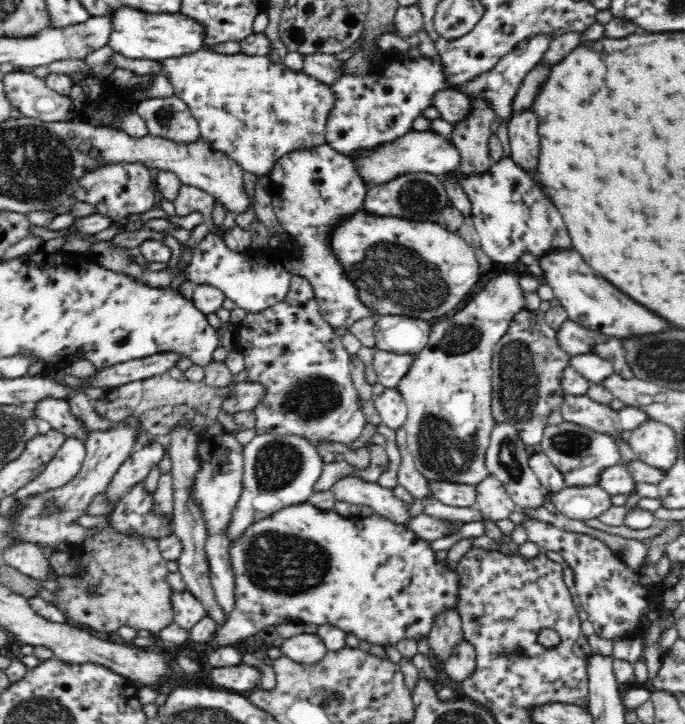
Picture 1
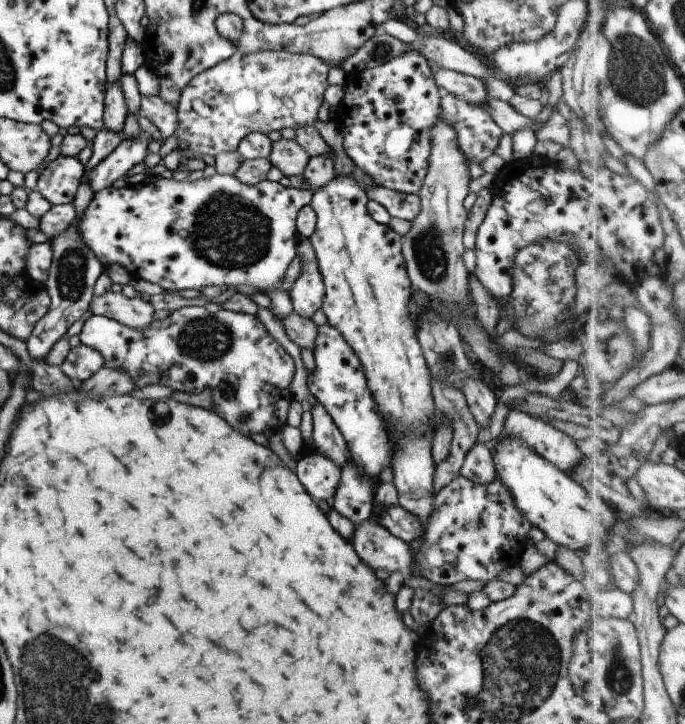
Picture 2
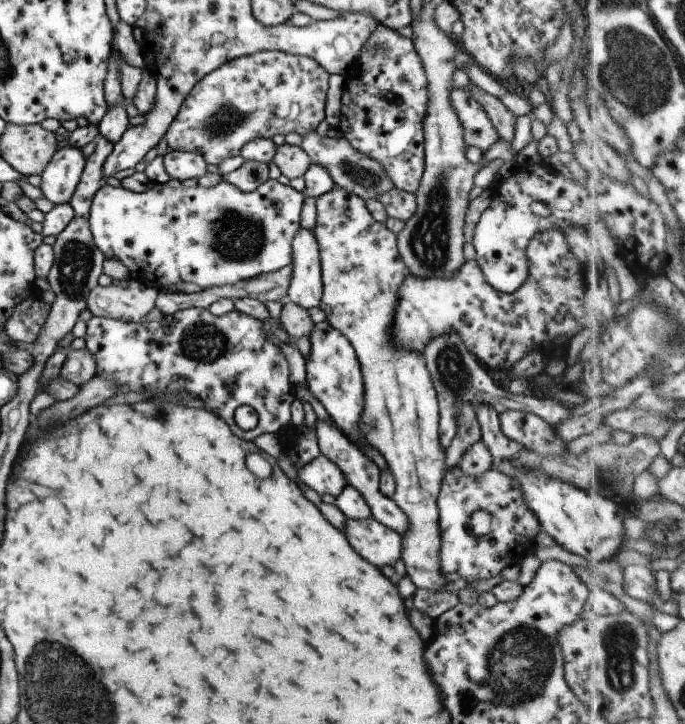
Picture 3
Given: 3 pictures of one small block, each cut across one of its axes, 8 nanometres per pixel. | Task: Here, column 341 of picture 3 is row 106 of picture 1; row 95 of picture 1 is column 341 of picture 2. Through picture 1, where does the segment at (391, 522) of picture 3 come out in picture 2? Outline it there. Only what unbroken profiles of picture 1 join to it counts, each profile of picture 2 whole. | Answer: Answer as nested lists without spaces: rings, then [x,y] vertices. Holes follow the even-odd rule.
[[[316,402],[311,406],[313,418],[313,445],[322,456],[335,462],[340,468],[348,464],[350,460],[350,450],[346,446],[346,440],[338,427],[334,424],[326,408]]]

